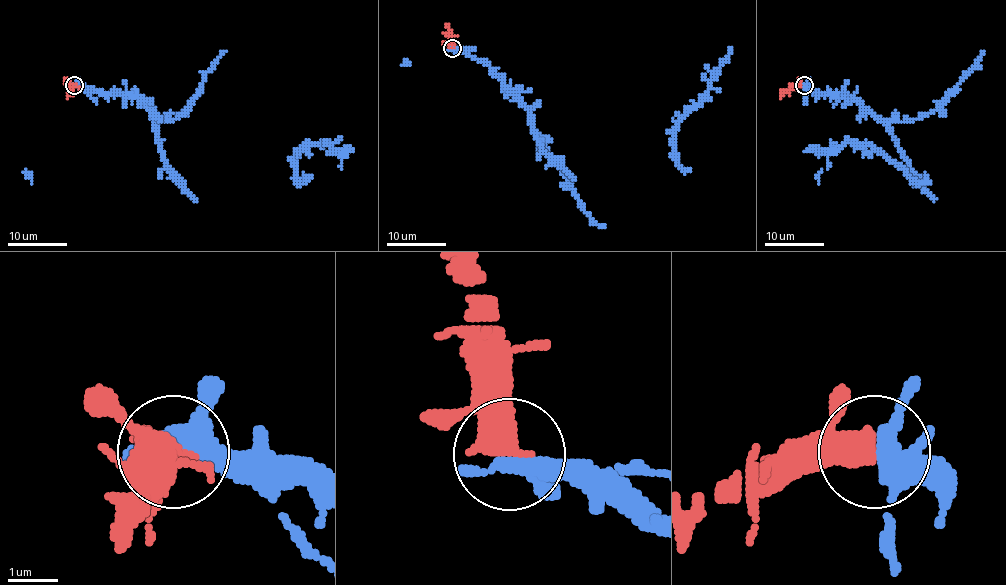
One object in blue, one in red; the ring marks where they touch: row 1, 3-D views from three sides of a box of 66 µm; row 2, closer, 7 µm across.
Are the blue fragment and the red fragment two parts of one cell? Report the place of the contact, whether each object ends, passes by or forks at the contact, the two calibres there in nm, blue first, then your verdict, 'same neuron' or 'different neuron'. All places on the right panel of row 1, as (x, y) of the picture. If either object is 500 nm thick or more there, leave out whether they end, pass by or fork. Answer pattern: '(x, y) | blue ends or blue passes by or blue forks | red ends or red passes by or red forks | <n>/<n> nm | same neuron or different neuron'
(804, 85) | 400/550 nm | same neuron

